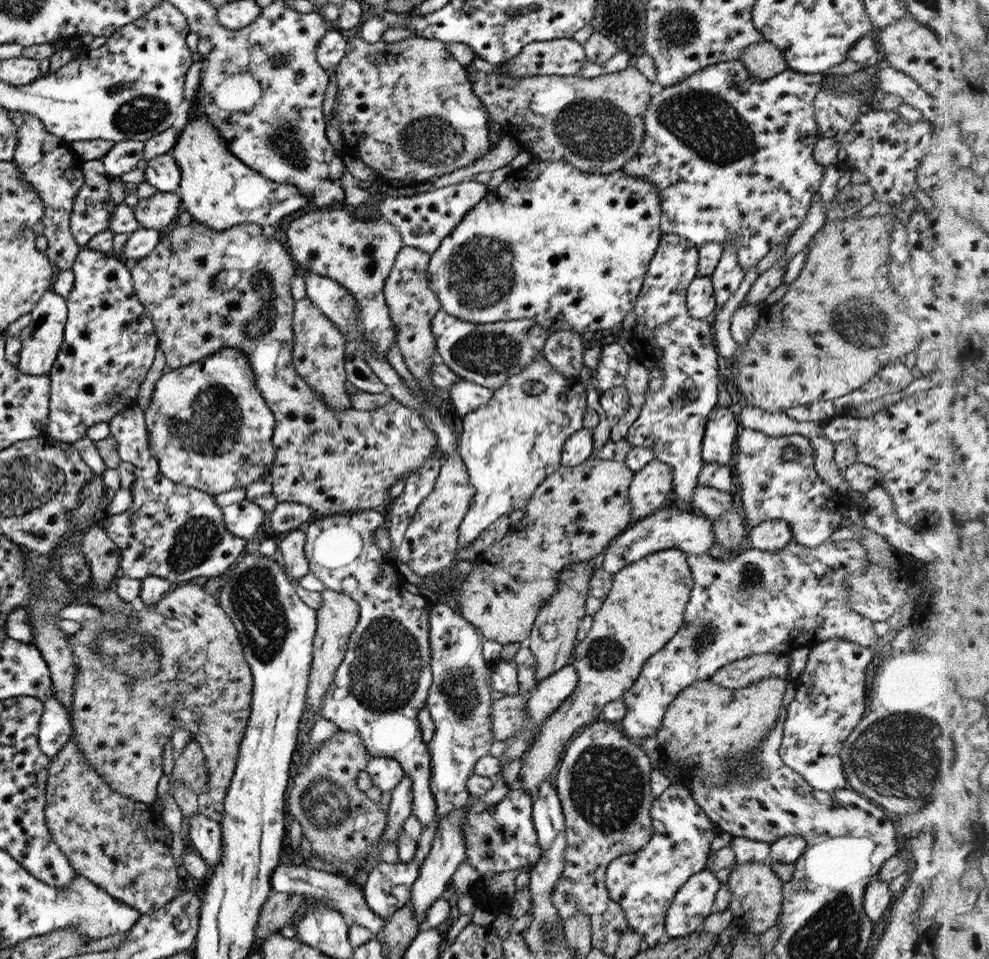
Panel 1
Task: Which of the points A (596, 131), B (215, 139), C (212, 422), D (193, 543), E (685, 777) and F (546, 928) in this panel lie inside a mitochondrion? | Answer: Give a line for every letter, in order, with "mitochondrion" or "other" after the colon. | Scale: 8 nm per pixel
A: mitochondrion
B: other
C: mitochondrion
D: mitochondrion
E: other
F: mitochondrion

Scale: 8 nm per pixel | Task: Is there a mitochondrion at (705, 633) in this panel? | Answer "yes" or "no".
yes

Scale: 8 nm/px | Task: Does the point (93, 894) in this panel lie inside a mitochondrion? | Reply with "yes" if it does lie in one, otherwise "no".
no

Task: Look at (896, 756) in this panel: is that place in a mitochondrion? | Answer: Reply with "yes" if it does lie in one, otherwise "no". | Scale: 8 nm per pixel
yes

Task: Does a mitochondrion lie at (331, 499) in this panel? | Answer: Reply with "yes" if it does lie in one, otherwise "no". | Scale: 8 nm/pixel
no

